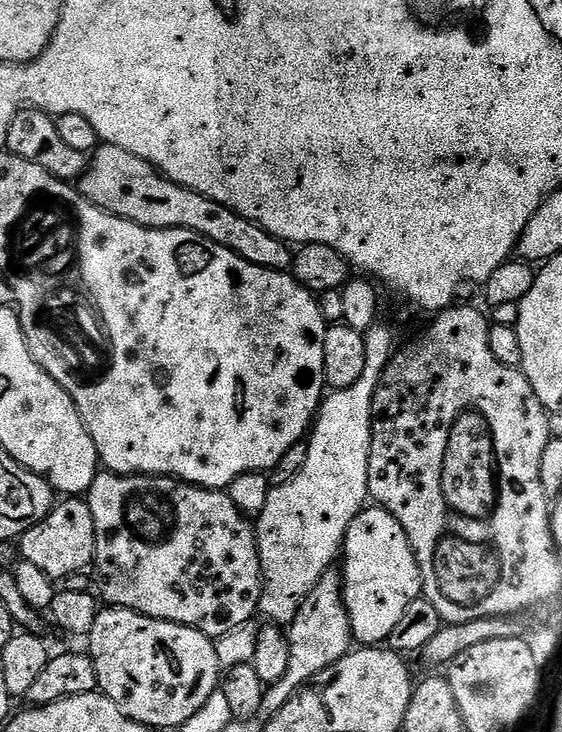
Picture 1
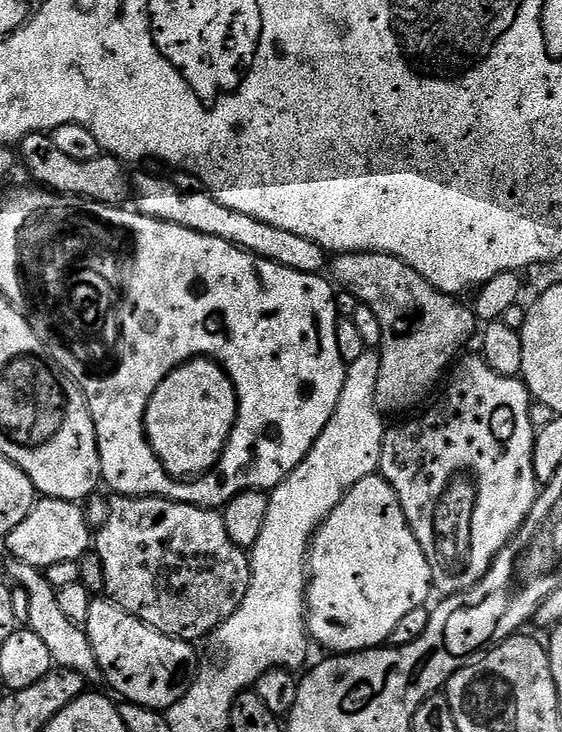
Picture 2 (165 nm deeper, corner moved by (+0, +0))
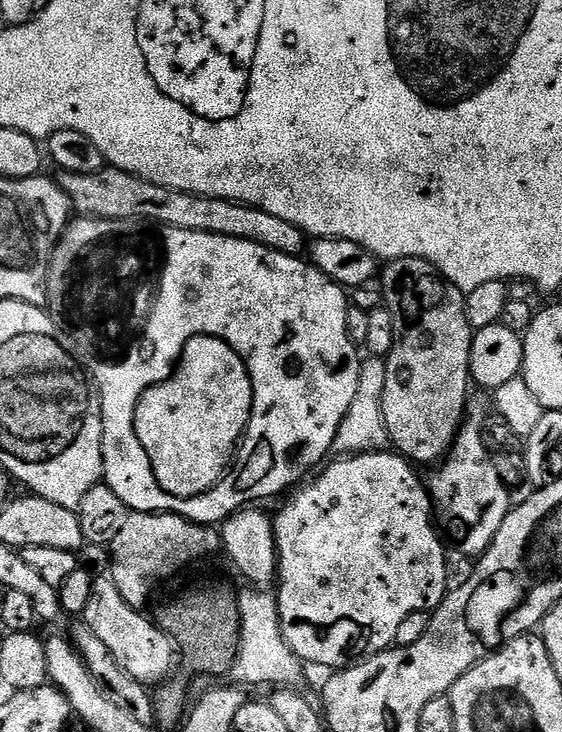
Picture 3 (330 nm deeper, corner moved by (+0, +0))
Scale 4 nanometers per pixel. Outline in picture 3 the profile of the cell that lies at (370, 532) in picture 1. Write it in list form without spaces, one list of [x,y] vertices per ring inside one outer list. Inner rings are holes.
[[[392,450],[362,452],[347,458],[337,459],[337,461],[337,464],[330,465],[331,463],[329,463],[323,469],[325,472],[309,488],[302,489],[280,513],[275,513],[274,516],[276,548],[279,552],[280,629],[296,656],[309,665],[321,664],[324,668],[332,668],[328,670],[343,669],[361,658],[375,656],[377,652],[383,652],[393,647],[399,624],[405,618],[410,618],[410,614],[432,612],[439,608],[450,588],[450,583],[448,584],[448,560],[444,557],[443,546],[440,545],[442,536],[434,523],[432,499],[428,495],[425,481],[422,476],[420,480],[419,474],[416,473],[419,471],[403,456]]]

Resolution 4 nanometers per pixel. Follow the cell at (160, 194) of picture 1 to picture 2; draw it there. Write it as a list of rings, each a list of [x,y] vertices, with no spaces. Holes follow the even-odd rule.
[[[140,176],[137,180],[135,177],[134,192],[135,195],[136,192],[140,195],[136,200],[135,207],[144,216],[158,218],[162,222],[170,222],[171,224],[181,224],[186,226],[186,230],[194,230],[198,234],[210,234],[210,238],[222,238],[226,242],[238,246],[243,252],[253,252],[255,256],[261,256],[264,260],[286,266],[290,270],[298,270],[306,274],[320,274],[325,271],[326,249],[322,246],[302,238],[302,234],[290,234],[290,230],[278,230],[266,222],[258,222],[254,218],[250,218],[250,214],[238,214],[238,210],[230,210],[230,206],[222,206],[222,202],[218,202],[203,190],[197,190],[197,192],[190,193],[189,196],[183,196],[168,180],[159,180],[156,176]]]

